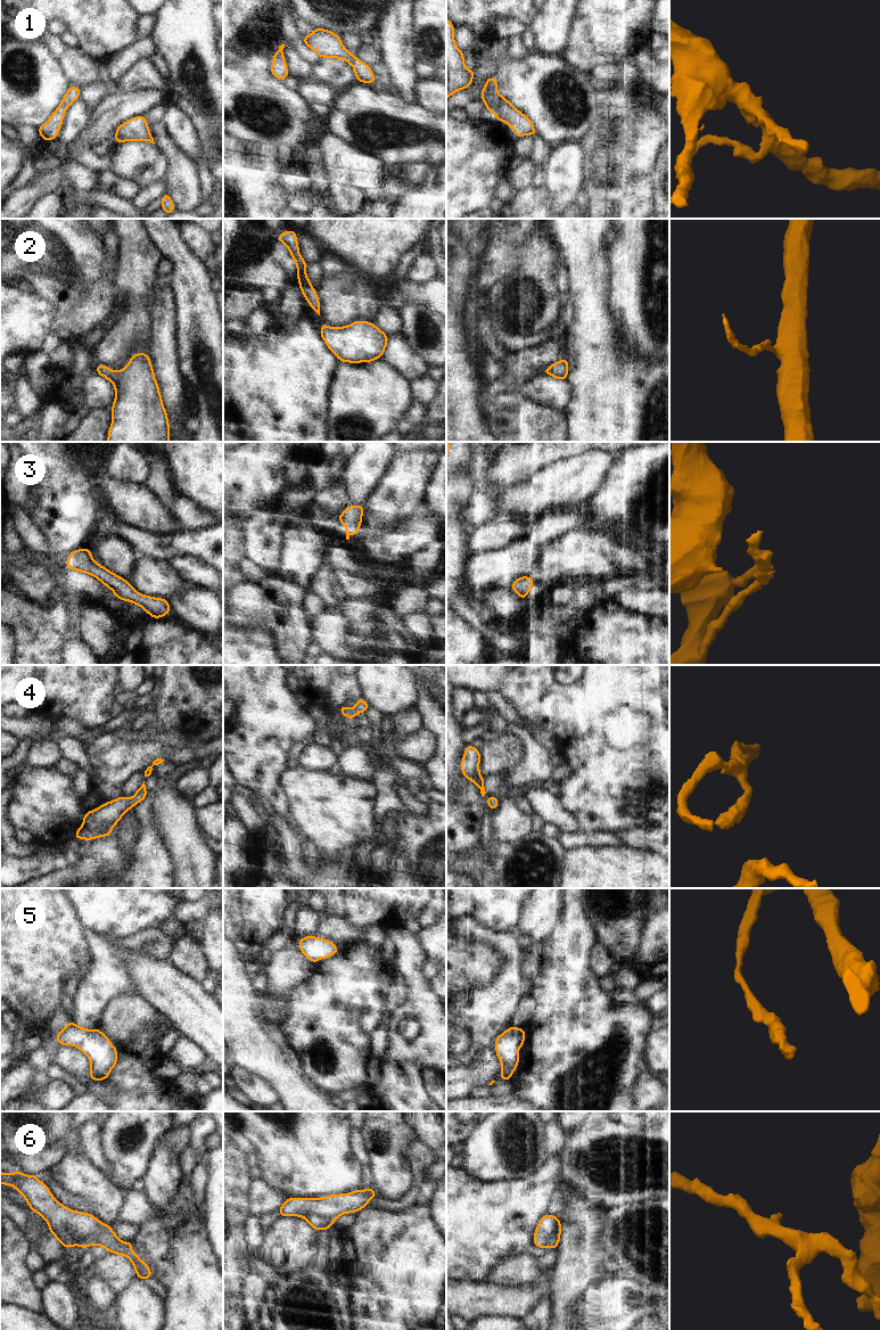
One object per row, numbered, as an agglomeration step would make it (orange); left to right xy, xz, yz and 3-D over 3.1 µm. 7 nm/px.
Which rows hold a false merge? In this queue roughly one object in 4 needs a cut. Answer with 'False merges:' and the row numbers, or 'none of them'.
False merges: 6

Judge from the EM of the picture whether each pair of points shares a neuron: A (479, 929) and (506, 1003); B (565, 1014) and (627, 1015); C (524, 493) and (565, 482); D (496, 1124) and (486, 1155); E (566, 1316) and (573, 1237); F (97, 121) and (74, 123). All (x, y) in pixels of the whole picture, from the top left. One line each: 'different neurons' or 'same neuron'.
A: same neuron
B: same neuron
C: same neuron
D: same neuron
E: same neuron
F: different neurons

